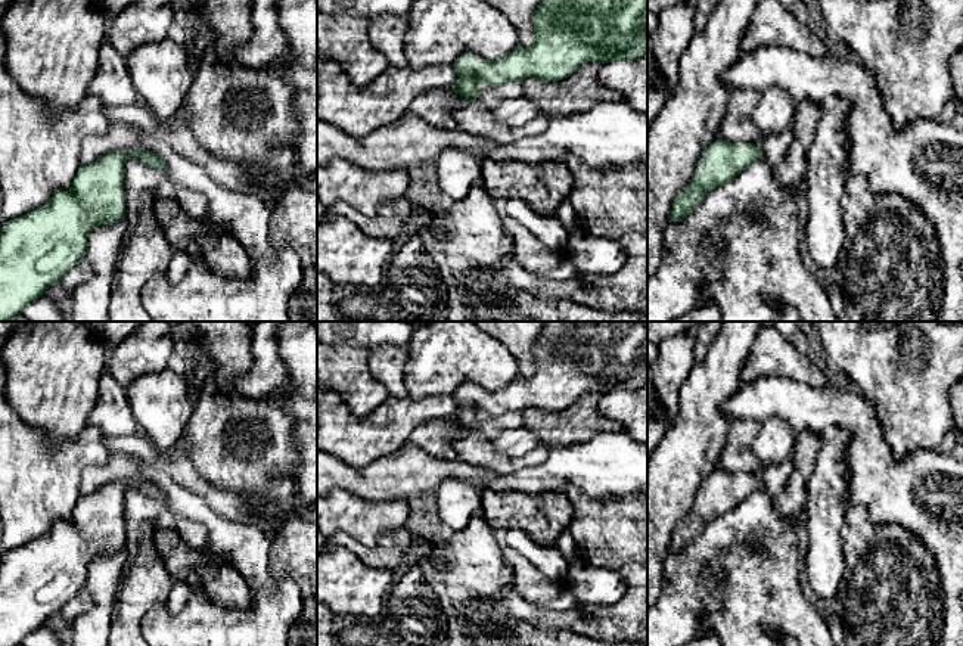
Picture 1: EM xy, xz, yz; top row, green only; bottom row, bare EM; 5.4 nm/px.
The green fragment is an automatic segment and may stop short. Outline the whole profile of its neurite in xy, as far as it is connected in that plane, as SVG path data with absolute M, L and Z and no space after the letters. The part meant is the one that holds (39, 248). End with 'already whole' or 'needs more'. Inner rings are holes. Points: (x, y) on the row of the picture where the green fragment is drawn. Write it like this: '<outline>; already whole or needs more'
M140 146L131 152L112 150L88 165L80 167L69 190L56 190L40 208L9 220L0 229L0 322L6 322L59 282L87 249L87 237L99 224L115 224L125 215L124 165L133 156L147 165L168 171L155 152Z; already whole

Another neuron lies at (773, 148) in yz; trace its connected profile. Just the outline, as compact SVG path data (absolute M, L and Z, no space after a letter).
M792 130L767 136L761 145L761 158L743 170L734 180L715 187L681 221L670 221L664 232L661 265L647 277L647 322L675 322L689 310L712 302L721 322L777 322L780 305L799 313L802 322L838 322L829 296L813 273L804 265L798 242L799 208L795 193L783 189L773 176L773 165L788 152L793 140Z

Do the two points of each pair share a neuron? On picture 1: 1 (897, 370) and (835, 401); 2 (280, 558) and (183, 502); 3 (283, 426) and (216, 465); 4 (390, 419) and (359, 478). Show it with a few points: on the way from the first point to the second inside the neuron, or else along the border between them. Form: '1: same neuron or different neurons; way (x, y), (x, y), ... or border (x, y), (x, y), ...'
1: different neurons; border (853, 384), (873, 407), (879, 419)
2: different neurons; border (270, 539), (270, 575), (275, 581)
3: same neuron; way (275, 447), (264, 459), (236, 465)
4: different neurons; border (395, 450), (362, 468), (353, 468), (332, 456)

